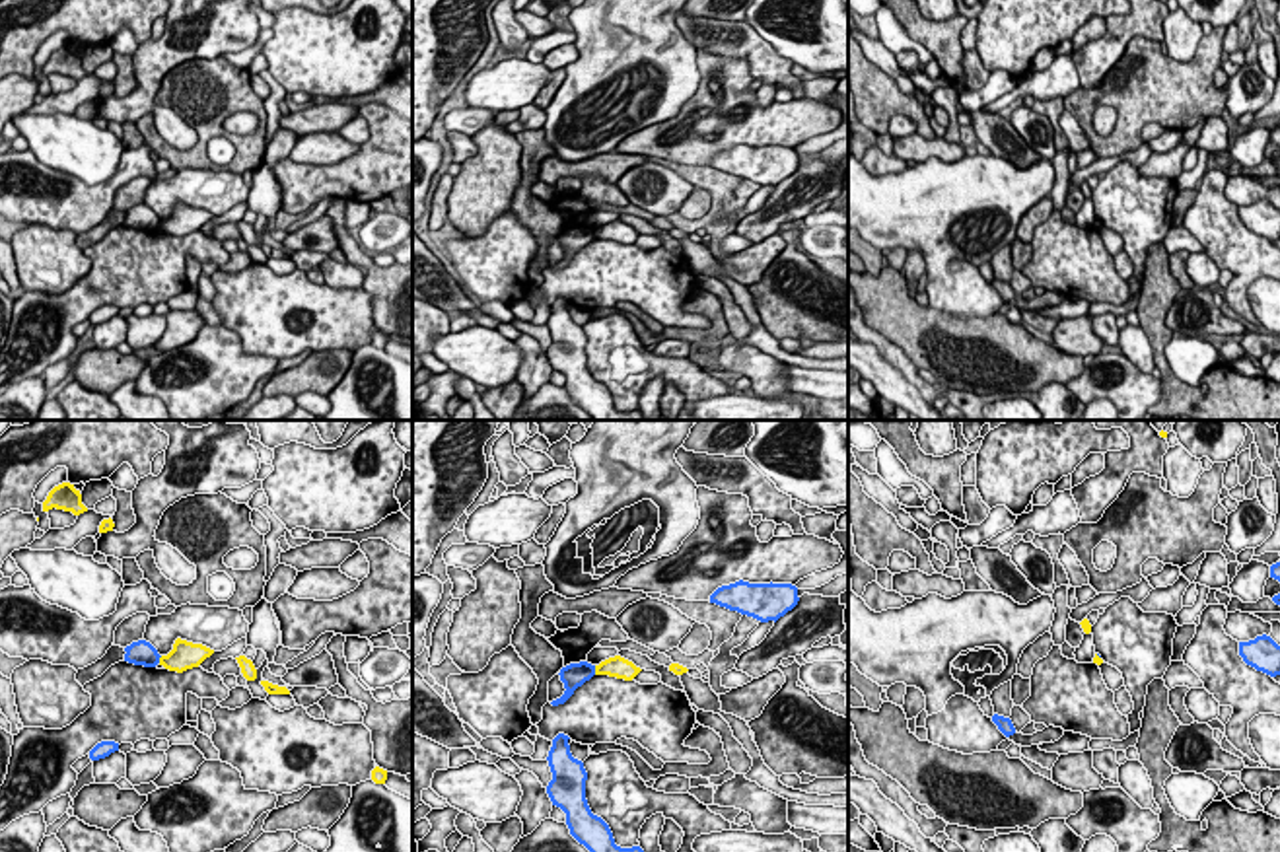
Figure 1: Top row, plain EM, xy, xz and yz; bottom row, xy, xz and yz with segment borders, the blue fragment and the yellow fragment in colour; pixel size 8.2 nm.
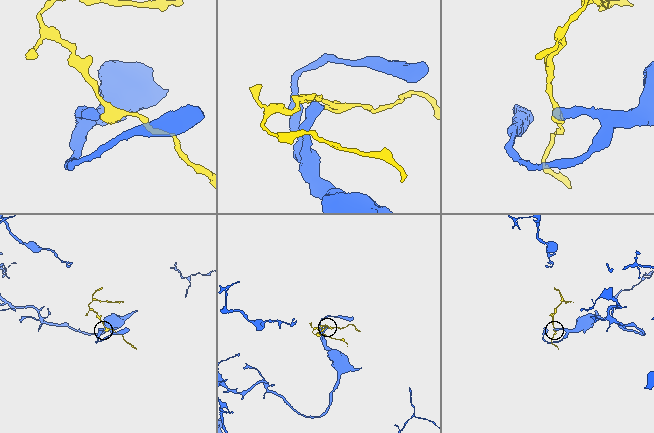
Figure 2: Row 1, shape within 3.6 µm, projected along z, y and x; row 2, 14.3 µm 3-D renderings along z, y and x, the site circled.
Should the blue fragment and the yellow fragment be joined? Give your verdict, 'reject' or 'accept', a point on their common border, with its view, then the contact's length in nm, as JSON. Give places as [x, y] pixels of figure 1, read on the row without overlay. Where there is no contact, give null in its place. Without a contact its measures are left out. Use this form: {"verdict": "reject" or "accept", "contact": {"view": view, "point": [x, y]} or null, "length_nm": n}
{"verdict": "reject", "contact": {"view": "xz", "point": [594, 234]}, "length_nm": 80}

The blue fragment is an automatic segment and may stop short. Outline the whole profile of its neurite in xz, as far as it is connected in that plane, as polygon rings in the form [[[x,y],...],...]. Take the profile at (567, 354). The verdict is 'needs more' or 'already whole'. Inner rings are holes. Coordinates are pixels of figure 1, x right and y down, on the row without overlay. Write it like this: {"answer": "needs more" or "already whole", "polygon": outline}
{"answer": "already whole", "polygon": [[[564,298],[552,303],[547,321],[552,344],[547,350],[547,358],[552,370],[566,377],[570,399],[593,420],[646,420],[640,410],[617,410],[609,389],[591,377],[586,364],[587,337],[584,327],[572,321],[568,303]]]}

